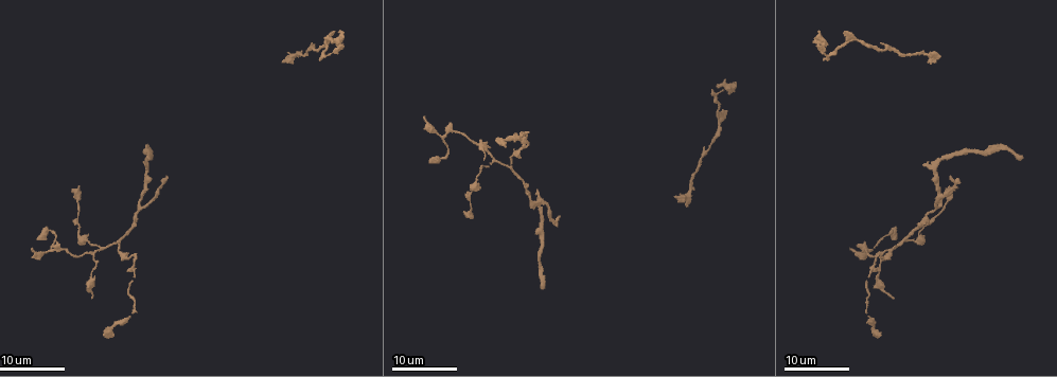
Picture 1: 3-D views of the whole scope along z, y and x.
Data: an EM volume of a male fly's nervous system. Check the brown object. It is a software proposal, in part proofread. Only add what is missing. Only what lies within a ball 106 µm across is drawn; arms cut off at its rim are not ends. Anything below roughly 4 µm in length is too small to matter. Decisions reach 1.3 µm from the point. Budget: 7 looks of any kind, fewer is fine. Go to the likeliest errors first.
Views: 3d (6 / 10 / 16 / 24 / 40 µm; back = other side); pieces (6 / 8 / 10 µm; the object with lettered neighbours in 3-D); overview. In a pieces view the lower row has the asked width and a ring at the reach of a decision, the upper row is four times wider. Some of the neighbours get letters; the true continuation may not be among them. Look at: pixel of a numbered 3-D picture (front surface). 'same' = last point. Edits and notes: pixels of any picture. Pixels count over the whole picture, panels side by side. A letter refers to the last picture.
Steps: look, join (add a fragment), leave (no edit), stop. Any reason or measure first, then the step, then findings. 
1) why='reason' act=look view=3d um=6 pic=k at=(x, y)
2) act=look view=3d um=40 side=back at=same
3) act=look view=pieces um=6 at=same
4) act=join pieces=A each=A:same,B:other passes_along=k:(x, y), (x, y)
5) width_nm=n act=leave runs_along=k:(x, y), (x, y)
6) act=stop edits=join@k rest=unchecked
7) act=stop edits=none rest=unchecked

why='long arm stops here' act=look view=3d um=24 pic=1 at=(325, 39)

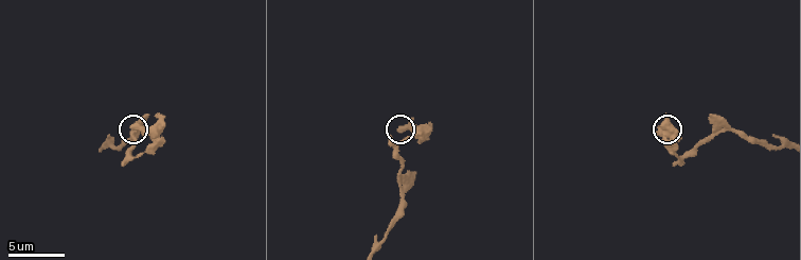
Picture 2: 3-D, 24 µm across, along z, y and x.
act=look view=3d um=10 pic=2 at=(133, 124)

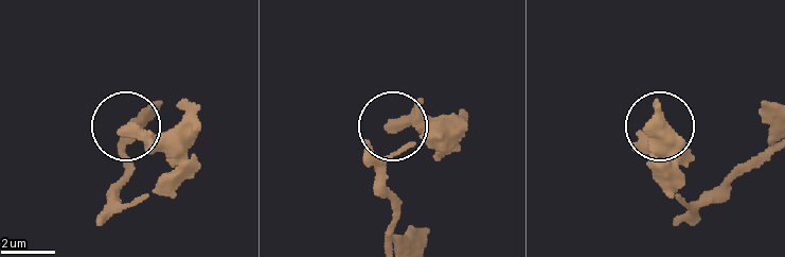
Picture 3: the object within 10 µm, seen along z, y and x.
act=look view=pieces um=6 pic=3 at=(387, 125)

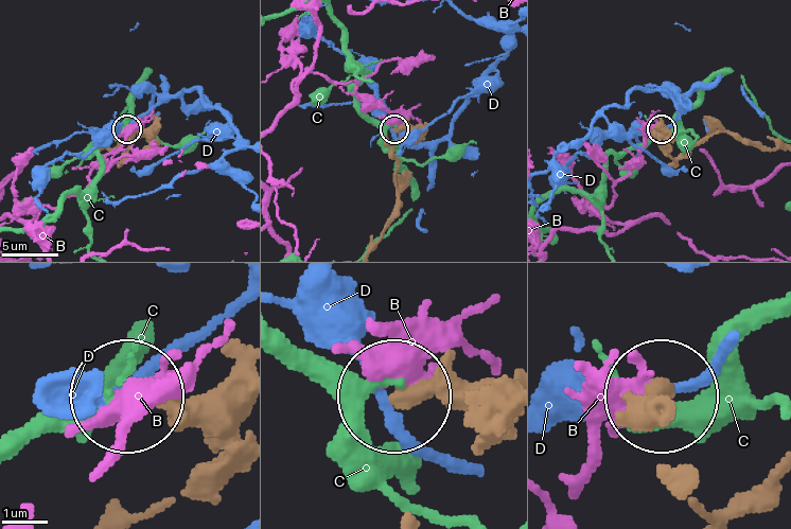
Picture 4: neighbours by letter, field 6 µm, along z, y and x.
act=leave each=B:other,C:other,D:other found='none of them fits'

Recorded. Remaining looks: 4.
why='free end' act=look view=3d um=16 pic=1 at=(538, 189)

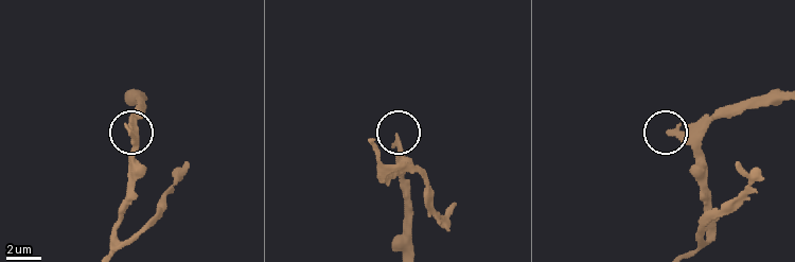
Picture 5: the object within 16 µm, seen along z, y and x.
act=look view=pieces um=8 pic=5 at=(397, 136)

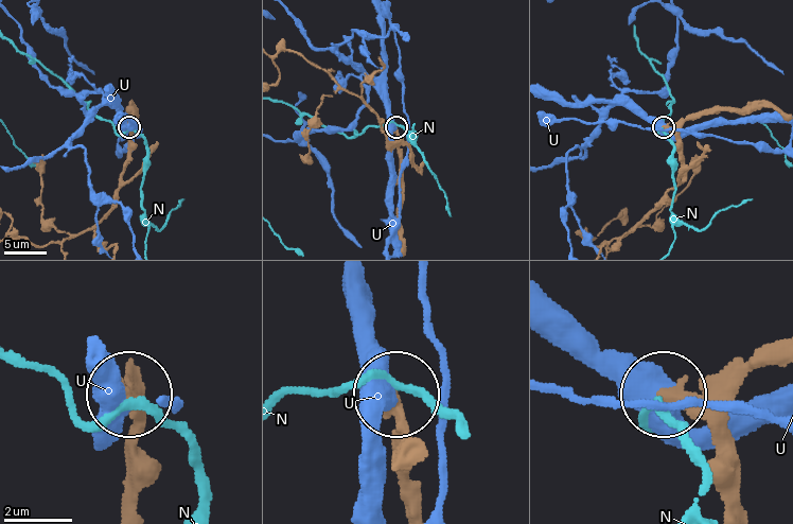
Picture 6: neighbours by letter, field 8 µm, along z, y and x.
act=leave each=N:other,U:other runs_along=6:(778, 347), (670, 396) found='no lettered fragment goes on from it'

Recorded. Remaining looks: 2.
why='free end' act=look view=3d um=16 pic=1 at=(498, 142)

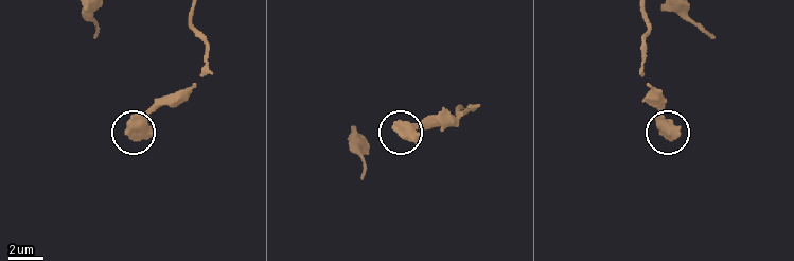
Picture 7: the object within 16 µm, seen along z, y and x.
why='what lies round it' act=look view=pieces um=6 pic=7 at=(129, 138)

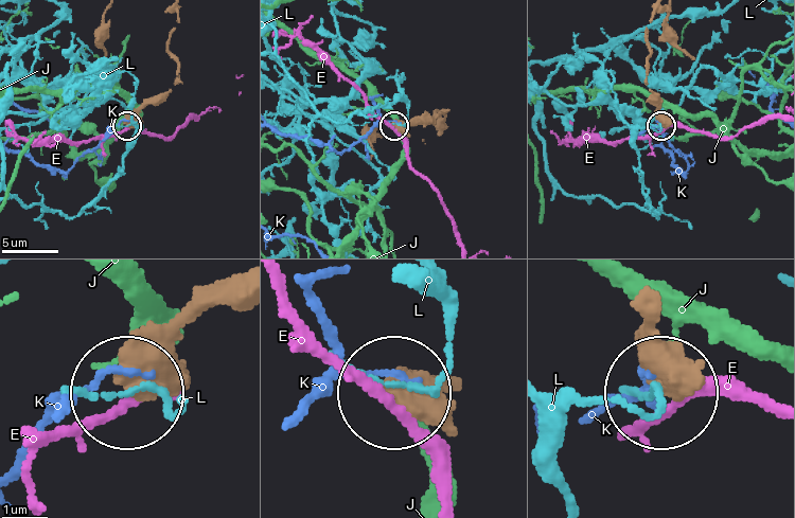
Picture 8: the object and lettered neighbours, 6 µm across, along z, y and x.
width_nm=540 act=leave each=E:other,J:other,K:other,L:other runs_along=8:(177, 10), (169, 41), (176, 82), (126, 126) found='none of them fits'

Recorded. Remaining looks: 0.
act=stop edits=none rest=unchecked

